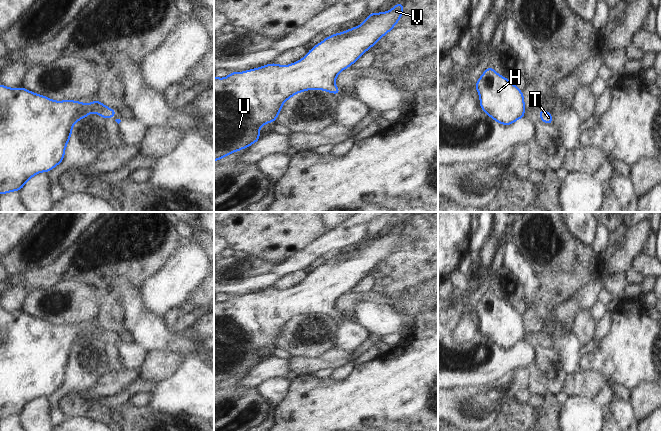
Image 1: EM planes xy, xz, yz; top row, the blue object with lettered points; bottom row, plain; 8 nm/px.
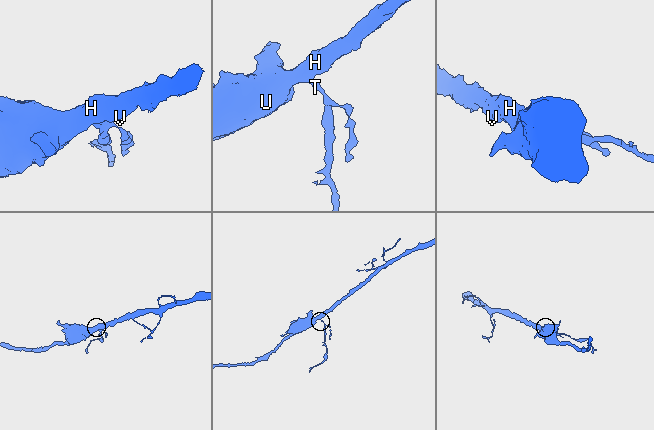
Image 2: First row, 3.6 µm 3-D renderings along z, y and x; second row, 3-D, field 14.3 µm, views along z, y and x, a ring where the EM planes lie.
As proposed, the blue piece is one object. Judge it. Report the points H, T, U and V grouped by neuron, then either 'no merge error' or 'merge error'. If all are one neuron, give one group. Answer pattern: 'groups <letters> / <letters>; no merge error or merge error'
groups H T U V; no merge error

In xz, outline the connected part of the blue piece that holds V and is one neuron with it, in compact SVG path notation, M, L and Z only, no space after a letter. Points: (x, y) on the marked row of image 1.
M398 2L387 12L369 14L365 21L357 27L344 32L329 35L323 41L311 48L299 61L286 66L270 63L259 68L243 72L229 72L226 78L214 76L214 162L229 156L231 153L243 150L260 140L260 126L277 121L277 117L286 100L307 90L324 90L340 96L342 91L336 87L337 75L350 68L366 51L398 23L404 13L404 5Z

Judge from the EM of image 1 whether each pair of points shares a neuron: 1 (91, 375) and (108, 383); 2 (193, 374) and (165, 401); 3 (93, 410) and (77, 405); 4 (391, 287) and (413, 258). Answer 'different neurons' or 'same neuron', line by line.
1: different neurons
2: same neuron
3: same neuron
4: same neuron

